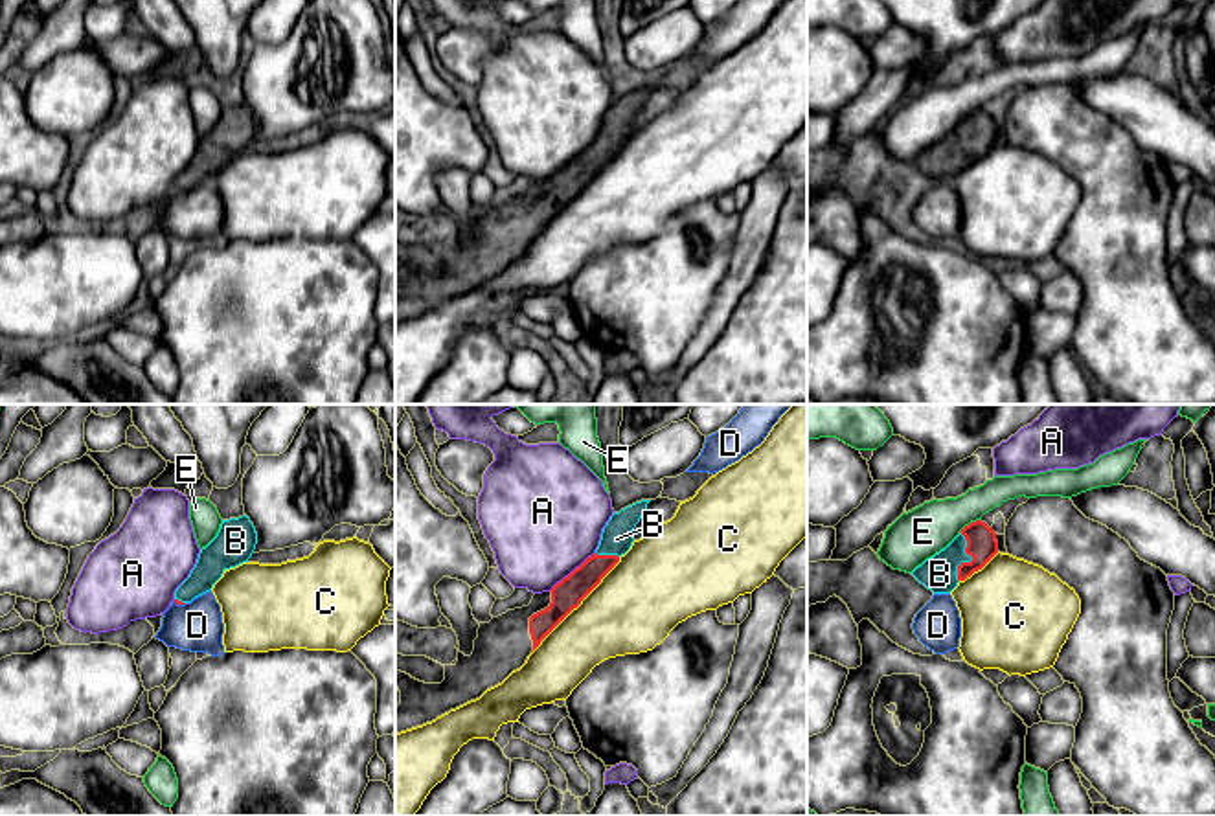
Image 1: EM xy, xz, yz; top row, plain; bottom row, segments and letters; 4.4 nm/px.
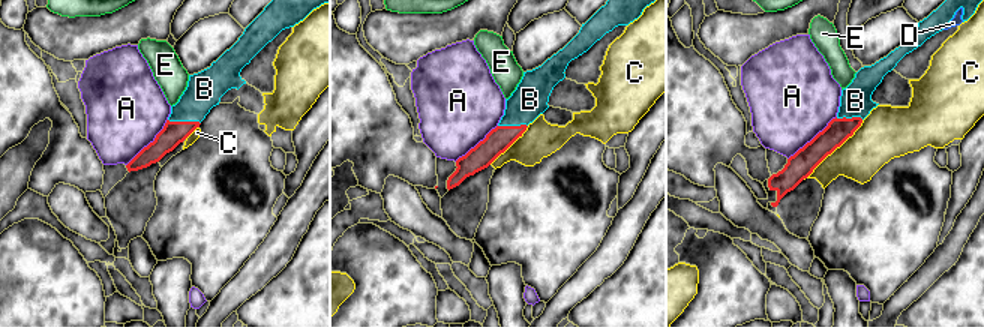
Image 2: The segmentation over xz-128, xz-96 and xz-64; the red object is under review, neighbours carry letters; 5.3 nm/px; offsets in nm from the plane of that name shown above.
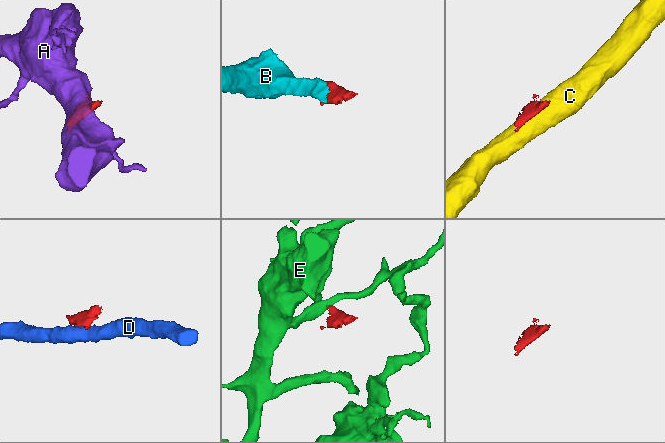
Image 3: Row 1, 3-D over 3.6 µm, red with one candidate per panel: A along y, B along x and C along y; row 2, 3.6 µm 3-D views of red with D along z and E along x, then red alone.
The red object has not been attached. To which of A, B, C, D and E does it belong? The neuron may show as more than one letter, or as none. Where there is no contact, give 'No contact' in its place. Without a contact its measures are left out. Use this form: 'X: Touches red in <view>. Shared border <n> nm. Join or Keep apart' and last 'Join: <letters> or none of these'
A: Touches red in xz. Shared border 260 nm. Keep apart
B: Touches red in yz. Shared border 220 nm. Join
C: Touches red in xz. Shared border 550 nm. Keep apart
D: Touches red in xy. Shared border 60 nm. Keep apart
E: Touches red in yz. Shared border 120 nm. Keep apart
Join: B

